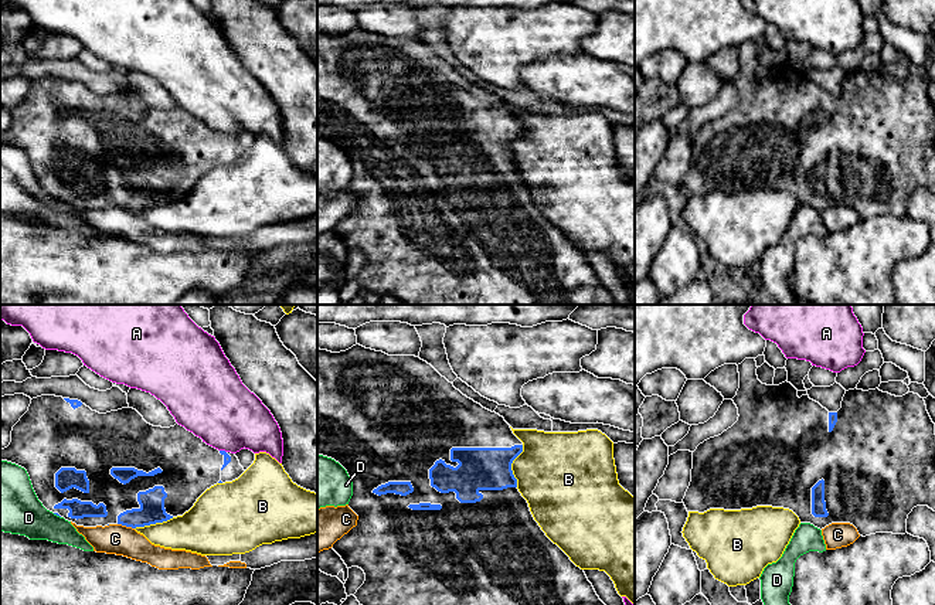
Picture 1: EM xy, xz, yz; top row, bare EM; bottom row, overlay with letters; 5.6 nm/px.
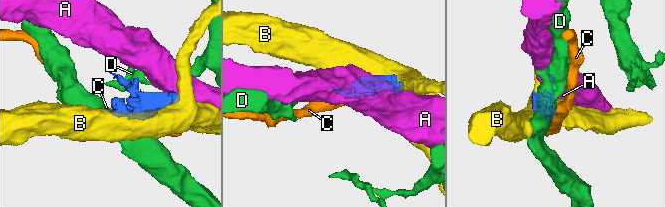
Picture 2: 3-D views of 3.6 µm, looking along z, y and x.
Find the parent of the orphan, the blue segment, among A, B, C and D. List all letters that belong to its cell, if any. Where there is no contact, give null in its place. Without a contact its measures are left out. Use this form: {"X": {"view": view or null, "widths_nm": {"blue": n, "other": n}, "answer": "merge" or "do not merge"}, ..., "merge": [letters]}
{"A": {"view": "xy", "widths_nm": {"blue": 50, "other": 400}, "answer": "do not merge"}, "B": {"view": "xz", "widths_nm": {"blue": 240, "other": 440}, "answer": "do not merge"}, "C": {"view": "xy", "widths_nm": {"blue": 150, "other": 180}, "answer": "do not merge"}, "D": {"view": "xy", "widths_nm": {"blue": 20, "other": 280}, "answer": "do not merge"}, "merge": []}

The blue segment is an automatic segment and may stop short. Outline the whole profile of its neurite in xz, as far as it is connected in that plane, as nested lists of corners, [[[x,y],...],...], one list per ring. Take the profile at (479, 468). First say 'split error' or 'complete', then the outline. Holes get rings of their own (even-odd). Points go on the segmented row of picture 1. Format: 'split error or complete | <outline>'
split error | [[[360,344],[340,353],[317,349],[317,453],[334,459],[347,470],[353,482],[348,507],[358,516],[357,526],[332,548],[347,568],[364,571],[366,581],[354,594],[360,605],[605,605],[584,570],[545,536],[518,492],[511,463],[521,452],[523,442],[503,417],[463,395],[419,357],[388,356]]]

